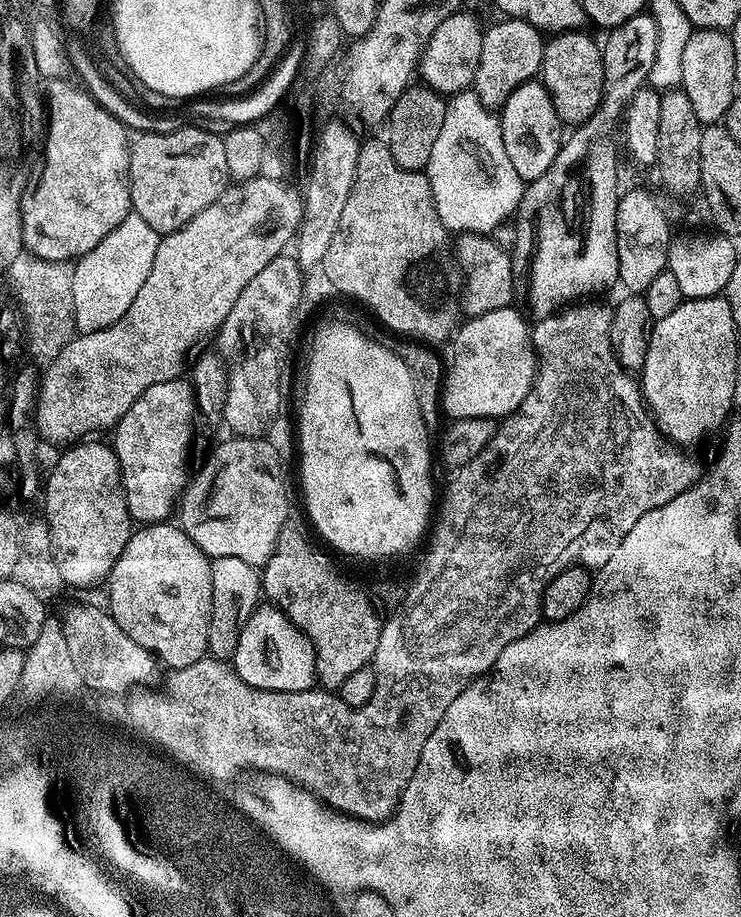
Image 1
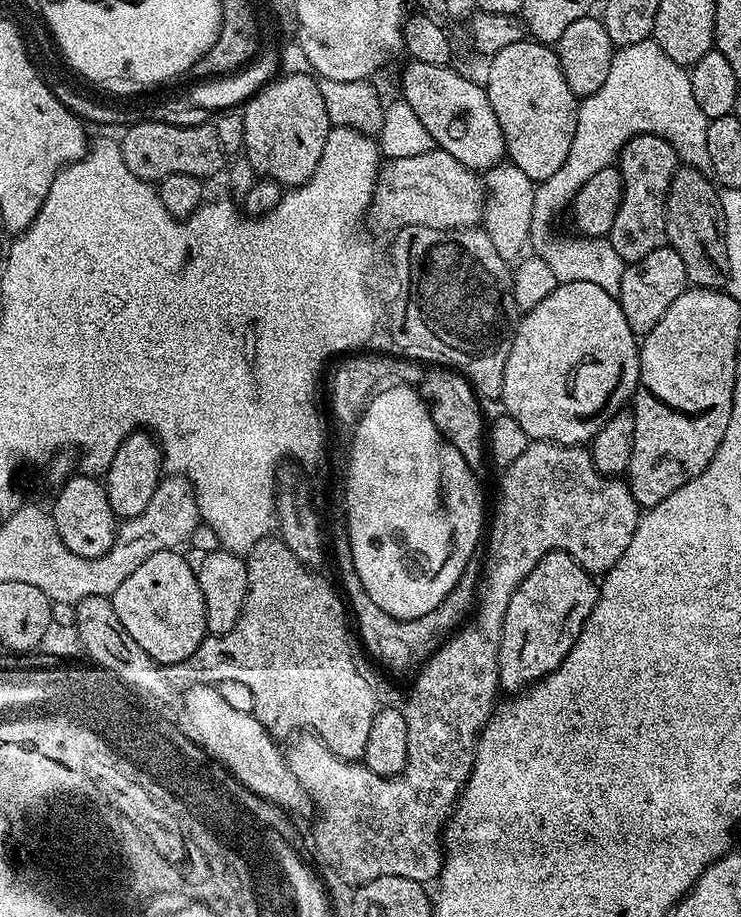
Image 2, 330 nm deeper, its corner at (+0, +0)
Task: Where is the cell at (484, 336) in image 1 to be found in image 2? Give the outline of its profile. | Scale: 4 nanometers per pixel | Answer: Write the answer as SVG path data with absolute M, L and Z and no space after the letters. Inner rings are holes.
M566 282L557 283L556 289L550 294L550 298L542 298L538 306L531 308L529 312L519 317L518 323L512 334L510 346L510 358L506 358L506 374L502 378L502 394L500 400L504 404L503 411L526 430L529 441L552 440L556 444L574 444L577 446L587 445L610 422L614 414L618 414L633 399L640 382L640 344L638 337L630 330L630 322L626 322L626 314L622 314L622 306L615 295L606 293L601 286L591 282Z

